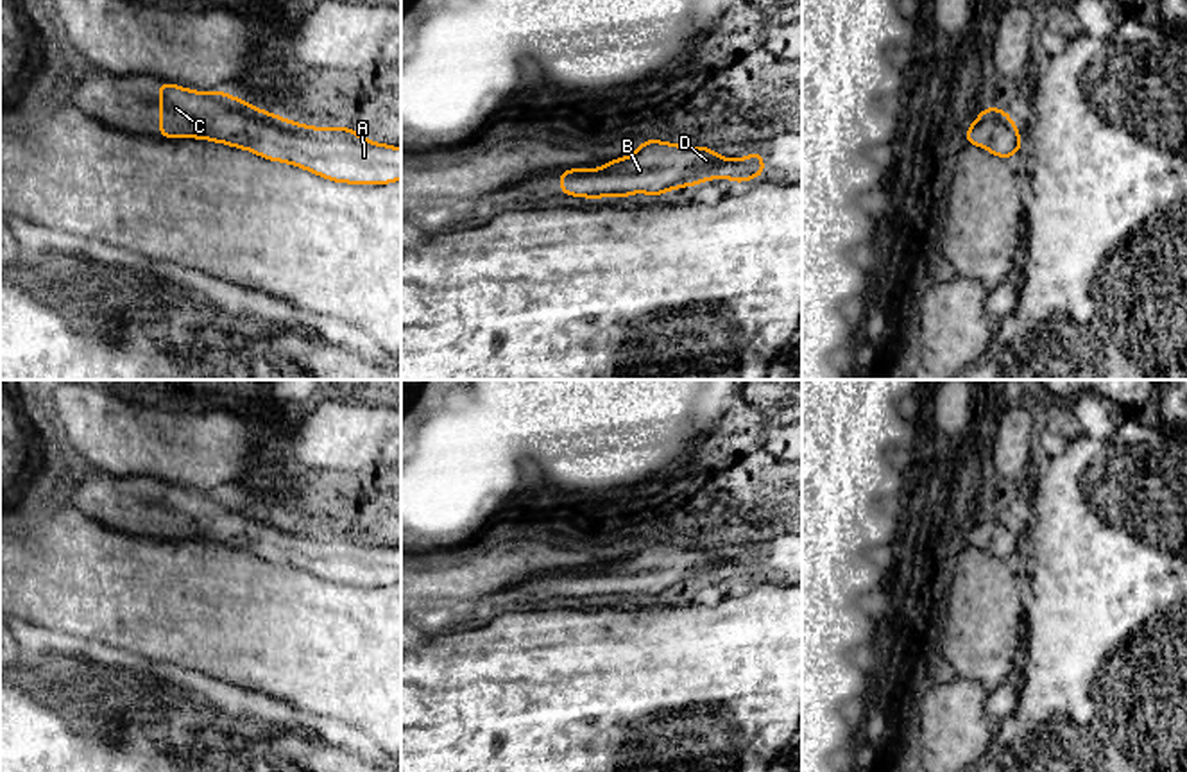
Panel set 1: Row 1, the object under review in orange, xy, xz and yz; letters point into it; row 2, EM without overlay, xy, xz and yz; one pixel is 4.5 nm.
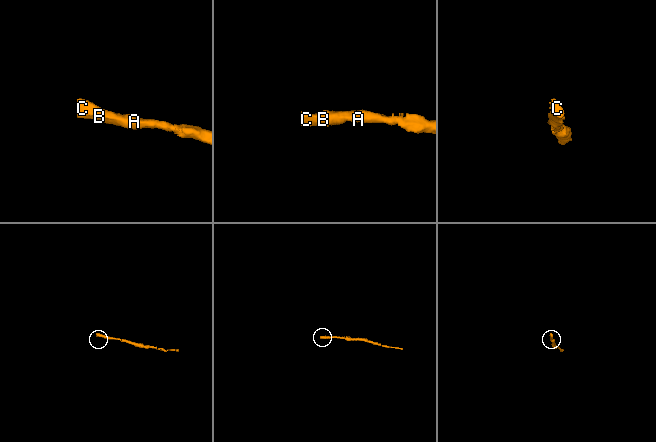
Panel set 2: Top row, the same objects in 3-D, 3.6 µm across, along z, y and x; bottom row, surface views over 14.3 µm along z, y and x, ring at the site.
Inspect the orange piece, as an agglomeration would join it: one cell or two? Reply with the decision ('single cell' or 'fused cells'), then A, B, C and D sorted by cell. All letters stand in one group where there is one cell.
single cell | A B C D

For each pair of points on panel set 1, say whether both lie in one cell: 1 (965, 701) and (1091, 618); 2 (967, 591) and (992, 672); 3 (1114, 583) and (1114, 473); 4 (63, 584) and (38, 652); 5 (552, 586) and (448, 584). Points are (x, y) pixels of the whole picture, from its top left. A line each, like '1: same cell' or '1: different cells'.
1: different cells
2: same cell
3: same cell
4: different cells
5: different cells

